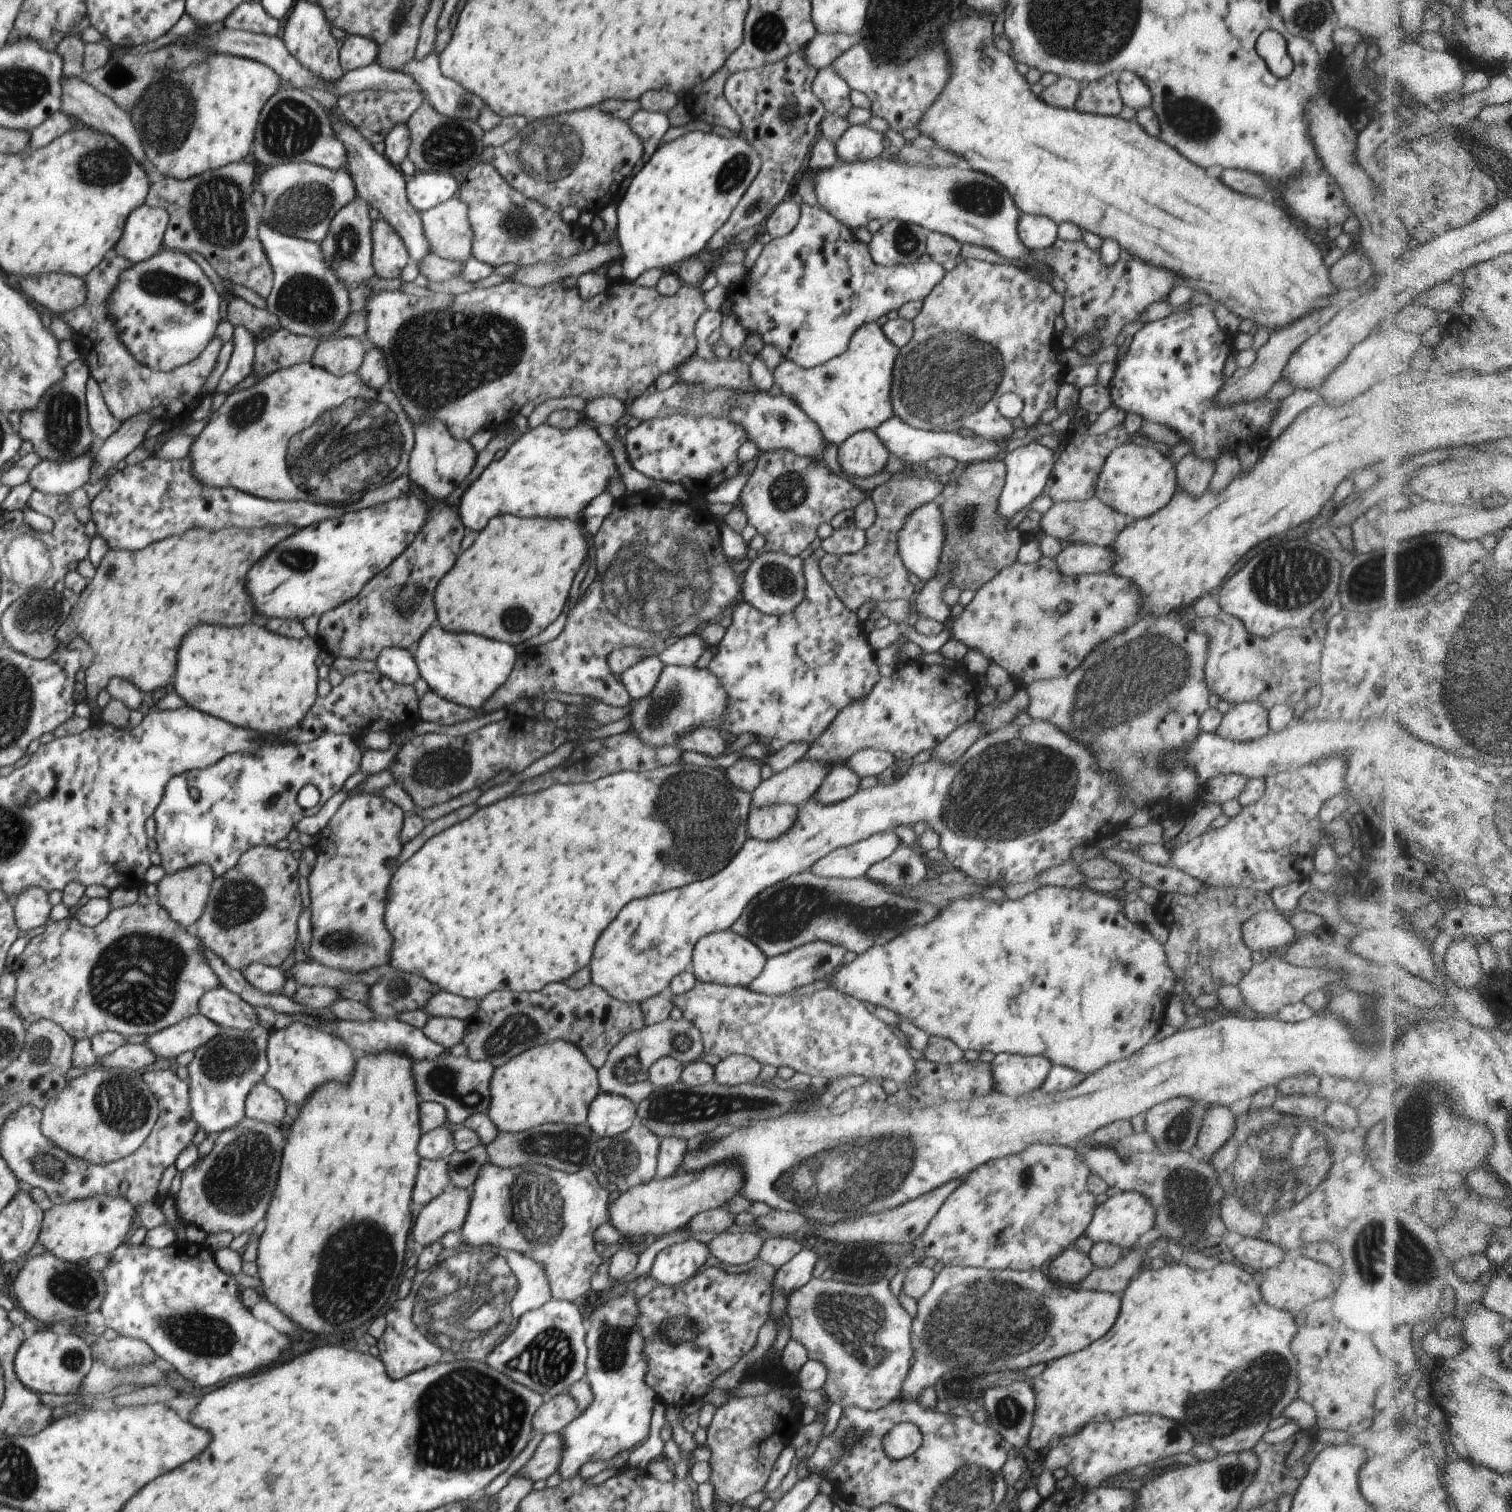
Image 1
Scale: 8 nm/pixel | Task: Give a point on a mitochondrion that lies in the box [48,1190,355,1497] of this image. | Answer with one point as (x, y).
(199, 1333)

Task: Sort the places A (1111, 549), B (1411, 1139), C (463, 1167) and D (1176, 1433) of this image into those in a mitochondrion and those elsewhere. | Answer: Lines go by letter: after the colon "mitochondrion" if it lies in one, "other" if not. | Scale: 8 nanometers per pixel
A: other
B: mitochondrion
C: mitochondrion
D: mitochondrion

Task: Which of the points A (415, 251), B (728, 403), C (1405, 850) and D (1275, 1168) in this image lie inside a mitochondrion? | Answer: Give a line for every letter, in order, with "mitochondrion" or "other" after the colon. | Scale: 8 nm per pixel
A: other
B: mitochondrion
C: other
D: mitochondrion

